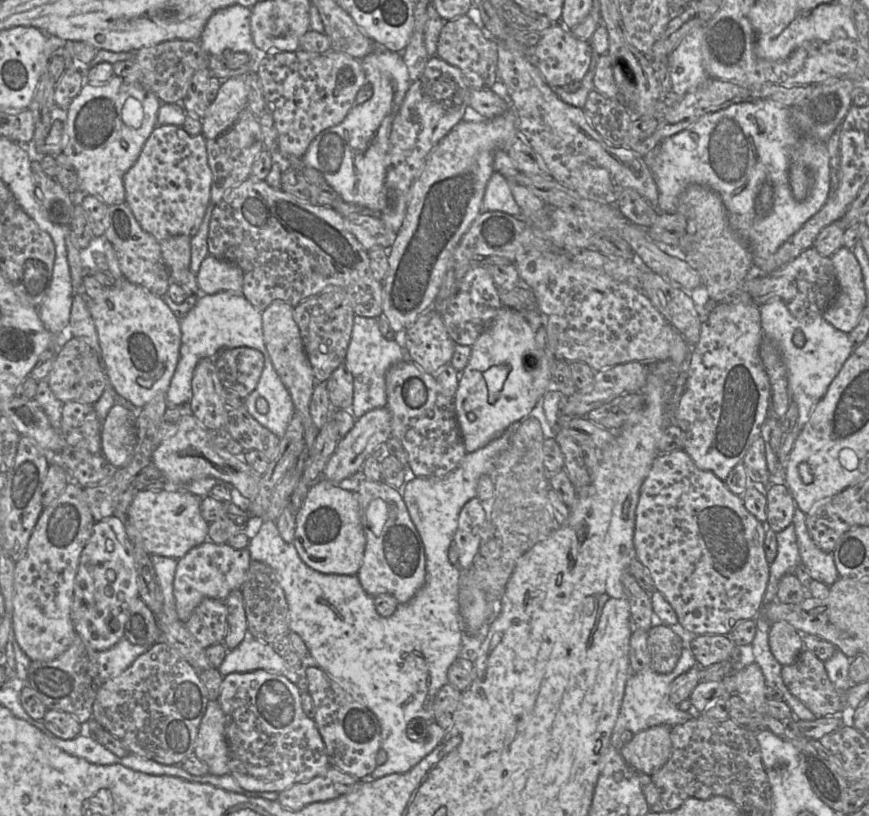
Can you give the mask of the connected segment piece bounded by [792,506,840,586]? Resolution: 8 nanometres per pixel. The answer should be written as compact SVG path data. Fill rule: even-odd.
M797 506L792 525L794 526L801 563L807 568L813 580L832 585L840 576L832 553L824 552L811 539L807 526L806 514Z

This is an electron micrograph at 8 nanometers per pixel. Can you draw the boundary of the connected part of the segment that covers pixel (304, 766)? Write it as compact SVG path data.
M265 670L234 672L223 678L217 699L225 715L229 774L249 792L277 792L324 774L330 767L324 741L313 719L303 711L297 686L286 677Z

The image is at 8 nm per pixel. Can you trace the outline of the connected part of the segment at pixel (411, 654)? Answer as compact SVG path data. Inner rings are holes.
M513 427L506 429L500 436L491 440L485 446L477 449L474 452L466 453L457 467L444 477L415 477L410 476L404 486L400 489L402 492L403 499L406 503L410 518L414 523L422 543L424 545L425 557L426 557L426 576L424 585L418 590L415 596L408 602L398 604L395 612L389 617L380 616L374 604L374 598L368 595L362 588L359 578L357 575L339 575L339 574L324 574L318 572L308 565L306 565L298 555L296 548L293 543L285 542L275 524L274 521L266 520L263 522L258 533L250 539L247 549L250 552L251 560L263 562L267 564L274 571L277 581L284 591L285 598L289 608L289 628L290 631L296 633L306 644L310 655L316 662L316 665L328 673L333 679L335 679L347 692L349 692L353 698L360 703L368 707L377 717L381 728L381 748L387 753L387 761L383 765L378 765L375 770L366 778L360 781L372 782L391 774L406 773L415 767L422 759L429 755L443 740L446 731L439 726L436 722L431 722L428 728L427 735L424 739L419 741L412 741L407 736L407 725L413 718L423 718L428 721L434 721L434 701L438 690L445 684L448 683L447 671L450 665L460 656L463 647L463 632L465 627L463 625L463 619L460 614L459 607L459 588L460 588L460 574L461 570L458 565L453 565L448 558L448 550L453 542L455 532L458 527L458 518L463 506L471 499L477 498L477 486L479 478L482 475L490 475L494 468L494 464L499 455L505 451L510 444L510 438L513 432Z

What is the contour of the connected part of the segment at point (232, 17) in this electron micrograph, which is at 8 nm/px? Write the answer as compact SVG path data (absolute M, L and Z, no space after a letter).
M239 4L231 5L226 8L217 10L207 21L202 32L199 44L209 56L220 56L225 49L230 49L234 53L246 52L250 56L249 64L255 65L258 71L258 66L261 59L266 54L260 50L253 42L250 28L251 8Z

